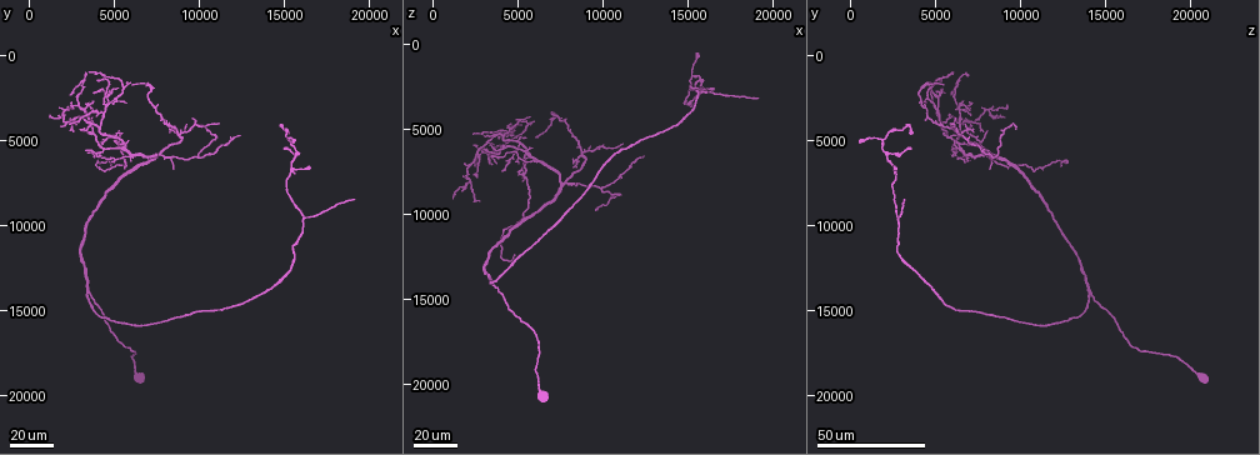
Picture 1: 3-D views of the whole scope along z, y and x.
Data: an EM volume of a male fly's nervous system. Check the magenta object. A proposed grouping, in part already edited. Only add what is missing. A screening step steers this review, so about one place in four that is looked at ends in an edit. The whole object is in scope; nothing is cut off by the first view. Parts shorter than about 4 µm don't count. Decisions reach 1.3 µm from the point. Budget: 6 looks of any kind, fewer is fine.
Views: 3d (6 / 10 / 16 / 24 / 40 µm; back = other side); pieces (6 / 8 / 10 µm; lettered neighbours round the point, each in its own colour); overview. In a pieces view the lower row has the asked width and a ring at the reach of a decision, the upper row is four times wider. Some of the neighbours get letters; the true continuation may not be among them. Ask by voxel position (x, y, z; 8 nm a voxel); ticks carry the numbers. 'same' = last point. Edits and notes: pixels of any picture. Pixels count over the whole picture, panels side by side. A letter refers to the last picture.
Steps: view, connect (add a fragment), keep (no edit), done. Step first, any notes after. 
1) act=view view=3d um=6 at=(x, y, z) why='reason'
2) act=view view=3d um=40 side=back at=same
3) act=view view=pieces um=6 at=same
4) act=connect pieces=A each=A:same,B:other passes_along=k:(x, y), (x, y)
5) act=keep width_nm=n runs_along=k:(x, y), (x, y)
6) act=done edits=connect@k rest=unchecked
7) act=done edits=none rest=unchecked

act=view view=3d um=40 at=(19200, 8400, 3000) why='end of a long branch'

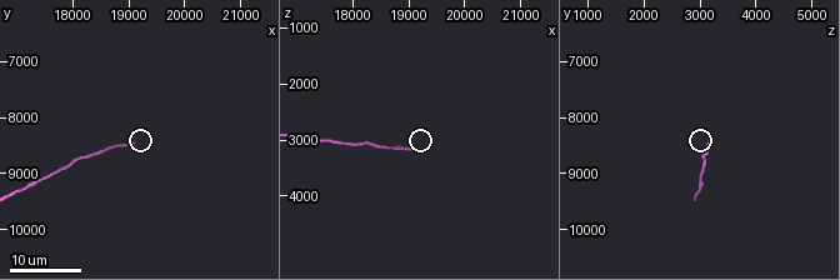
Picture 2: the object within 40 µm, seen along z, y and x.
act=view view=pieces um=10 at=(19050, 8450, 3200)

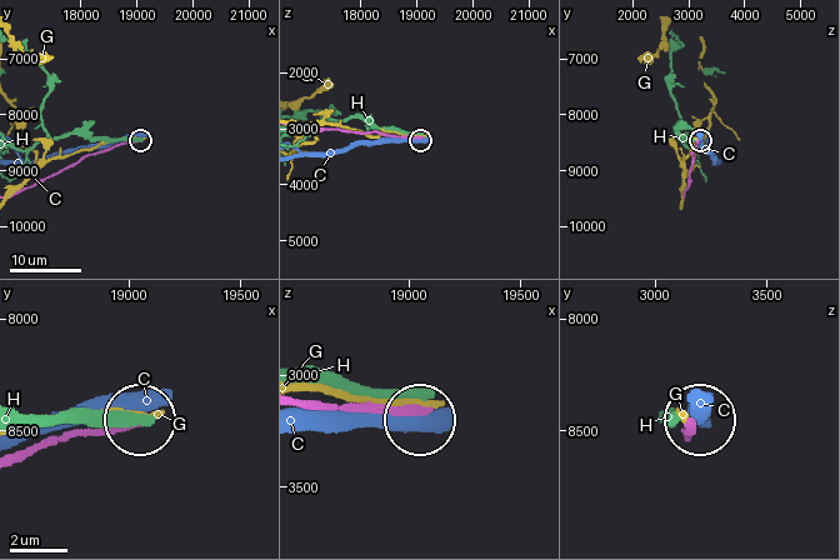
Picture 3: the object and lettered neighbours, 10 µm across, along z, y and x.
act=keep width_nm=220 each=C:other,G:other,H:other runs_along=3:(35, 185), (86, 156), (139, 140) found='no lettered fragment goes on from it'

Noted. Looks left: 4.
act=view view=3d um=24 at=(2400, 2800, 7200) why='free end'

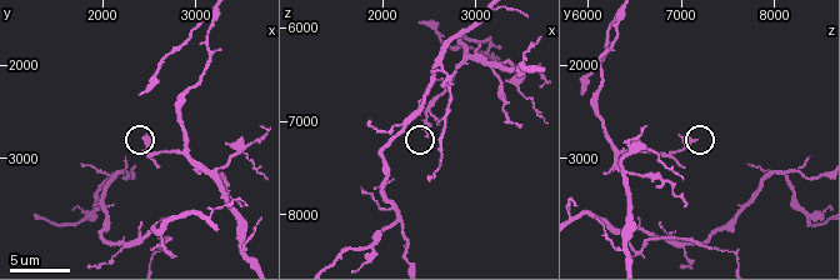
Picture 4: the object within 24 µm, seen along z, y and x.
act=view view=pieces um=10 at=(2450, 2850, 7150) why='see the neighbours'

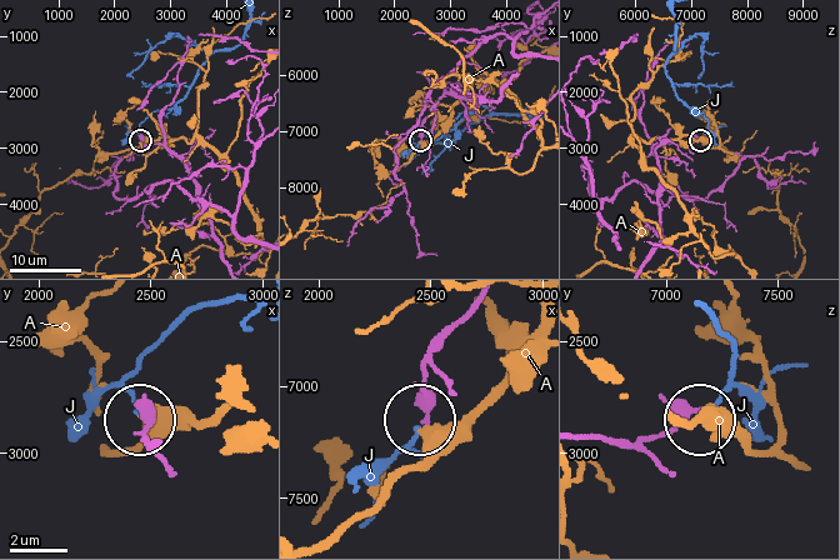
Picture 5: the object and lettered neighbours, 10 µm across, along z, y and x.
act=keep each=A:other,J:other found='no lettered fragment goes on from it'

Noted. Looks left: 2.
act=view view=3d um=40 at=(3000, 4400, 5400) why='branch stops here'

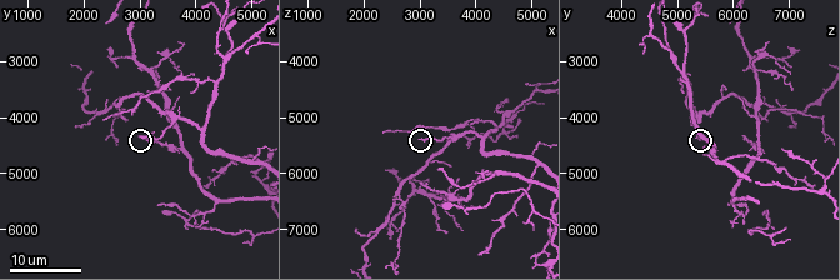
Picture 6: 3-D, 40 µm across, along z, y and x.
act=view view=pieces um=10 at=(3000, 4350, 5400)

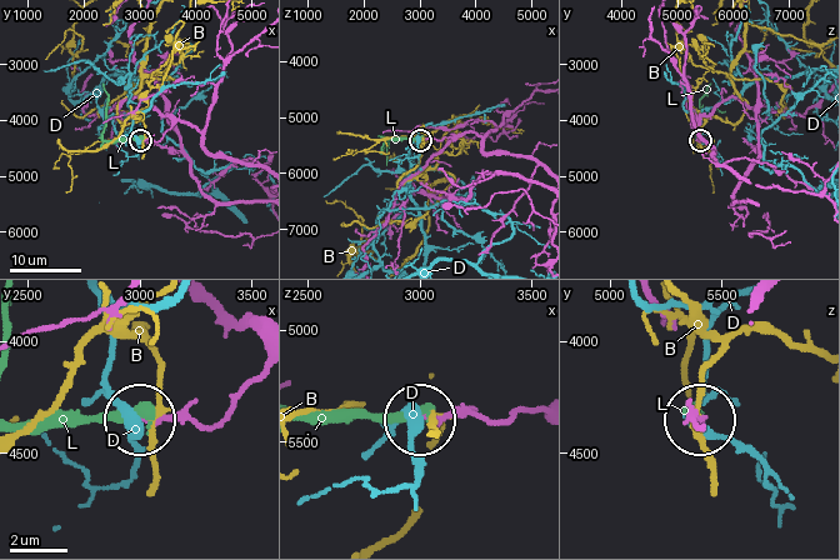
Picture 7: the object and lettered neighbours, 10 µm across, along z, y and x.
act=keep each=B:other,D:other,L:other runs_along=7:(259, 379), (209, 426), (140, 421) found='no lettered fragment goes on from it'

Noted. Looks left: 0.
act=done edits=none rest=unchecked

